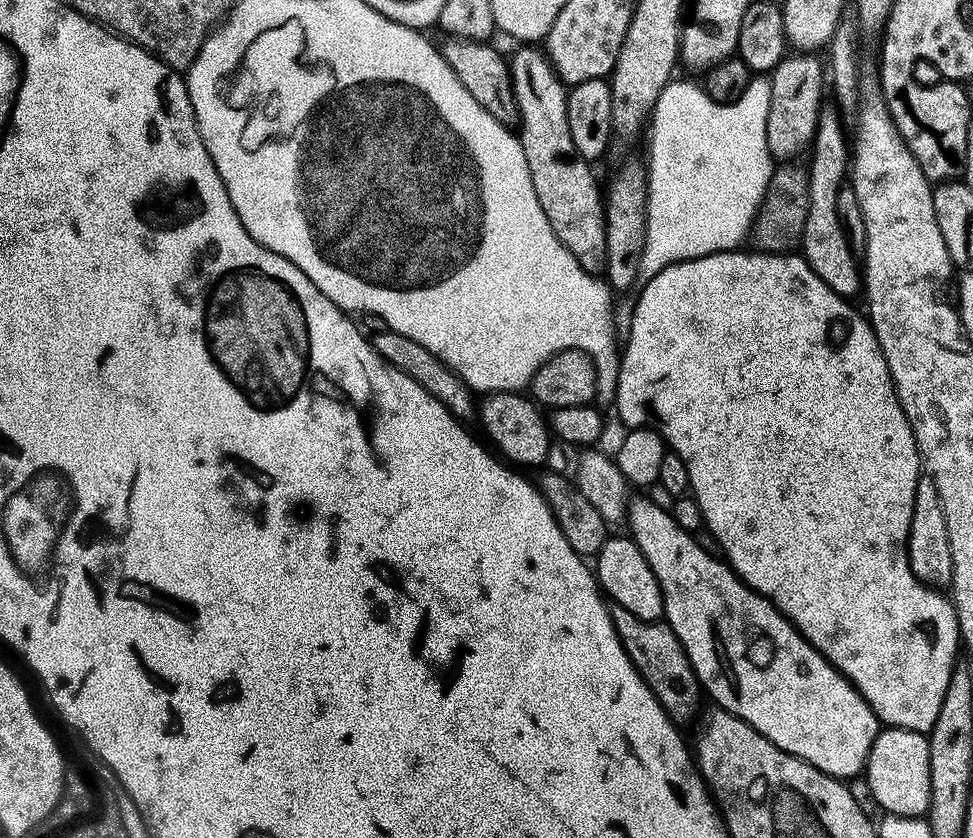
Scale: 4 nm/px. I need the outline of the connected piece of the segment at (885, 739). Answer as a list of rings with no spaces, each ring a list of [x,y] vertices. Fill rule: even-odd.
[[[881,727],[870,746],[866,777],[876,804],[889,816],[923,817],[930,806],[930,750],[923,732]]]

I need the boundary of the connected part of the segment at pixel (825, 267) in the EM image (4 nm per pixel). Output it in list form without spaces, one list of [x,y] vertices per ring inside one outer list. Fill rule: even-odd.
[[[828,107],[820,109],[820,126],[816,130],[816,139],[810,154],[813,160],[812,164],[810,163],[808,178],[808,217],[804,227],[802,255],[809,262],[815,261],[816,272],[834,291],[844,294],[848,294],[848,291],[859,293],[862,288],[862,272],[858,267],[857,257],[856,260],[852,257],[855,256],[854,250],[848,245],[848,240],[836,218],[836,180],[842,179],[843,176],[845,179],[845,161],[850,156],[850,144],[849,141],[848,144],[844,141],[844,136],[840,133],[841,113],[835,107]],[[840,160],[844,160],[844,164]]]

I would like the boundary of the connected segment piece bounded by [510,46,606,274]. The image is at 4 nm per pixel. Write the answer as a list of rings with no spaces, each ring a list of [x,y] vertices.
[[[520,46],[510,56],[512,85],[516,95],[518,113],[518,139],[526,154],[526,166],[530,170],[530,182],[534,182],[534,194],[538,194],[538,206],[550,222],[550,230],[574,254],[584,272],[604,272],[606,258],[606,226],[602,184],[592,173],[593,165],[578,154],[574,138],[570,138],[568,117],[568,93],[560,75],[552,68],[547,55],[536,46]]]

